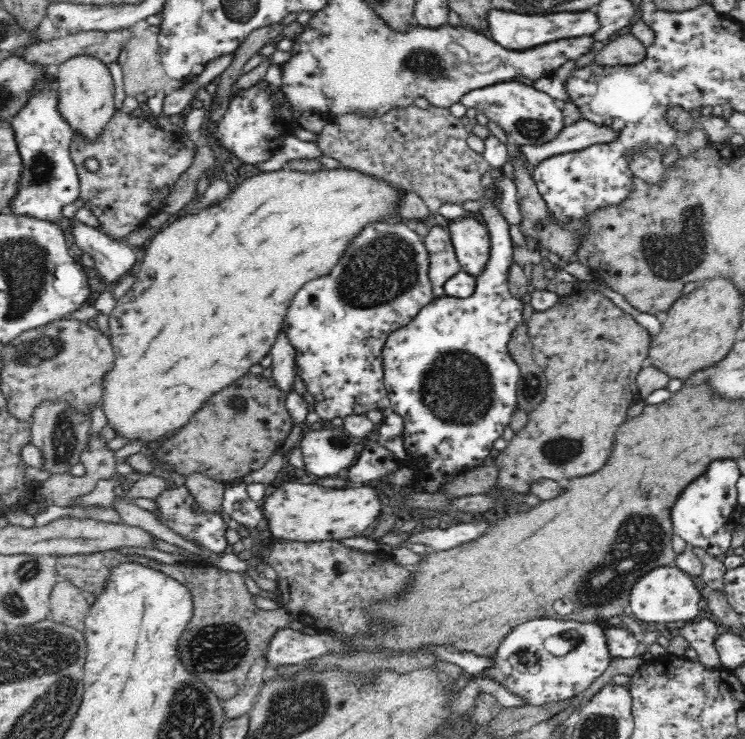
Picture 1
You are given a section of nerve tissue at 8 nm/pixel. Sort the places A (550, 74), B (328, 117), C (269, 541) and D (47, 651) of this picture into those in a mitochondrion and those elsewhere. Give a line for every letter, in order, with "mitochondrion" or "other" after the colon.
A: other
B: other
C: other
D: mitochondrion

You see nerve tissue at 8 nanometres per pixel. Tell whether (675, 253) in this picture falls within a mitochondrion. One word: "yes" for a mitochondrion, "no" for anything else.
yes

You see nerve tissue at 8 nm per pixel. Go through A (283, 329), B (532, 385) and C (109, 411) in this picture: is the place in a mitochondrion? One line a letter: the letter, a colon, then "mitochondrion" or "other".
A: other
B: mitochondrion
C: other

